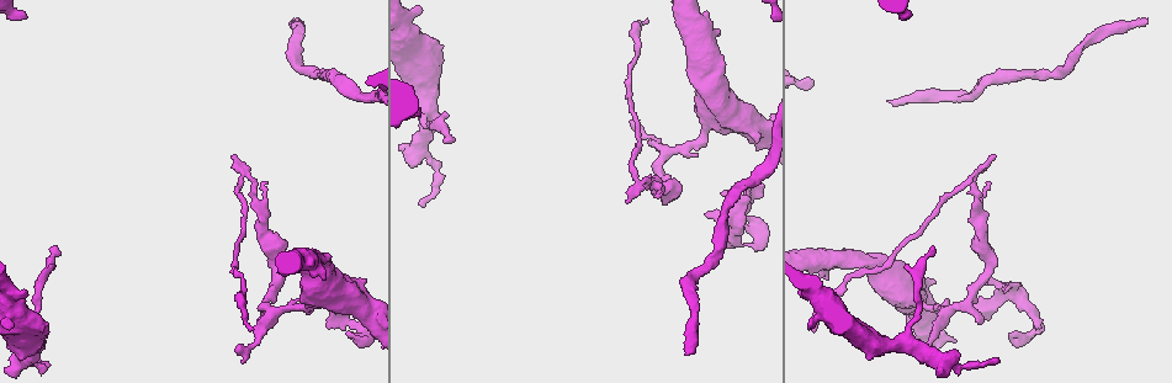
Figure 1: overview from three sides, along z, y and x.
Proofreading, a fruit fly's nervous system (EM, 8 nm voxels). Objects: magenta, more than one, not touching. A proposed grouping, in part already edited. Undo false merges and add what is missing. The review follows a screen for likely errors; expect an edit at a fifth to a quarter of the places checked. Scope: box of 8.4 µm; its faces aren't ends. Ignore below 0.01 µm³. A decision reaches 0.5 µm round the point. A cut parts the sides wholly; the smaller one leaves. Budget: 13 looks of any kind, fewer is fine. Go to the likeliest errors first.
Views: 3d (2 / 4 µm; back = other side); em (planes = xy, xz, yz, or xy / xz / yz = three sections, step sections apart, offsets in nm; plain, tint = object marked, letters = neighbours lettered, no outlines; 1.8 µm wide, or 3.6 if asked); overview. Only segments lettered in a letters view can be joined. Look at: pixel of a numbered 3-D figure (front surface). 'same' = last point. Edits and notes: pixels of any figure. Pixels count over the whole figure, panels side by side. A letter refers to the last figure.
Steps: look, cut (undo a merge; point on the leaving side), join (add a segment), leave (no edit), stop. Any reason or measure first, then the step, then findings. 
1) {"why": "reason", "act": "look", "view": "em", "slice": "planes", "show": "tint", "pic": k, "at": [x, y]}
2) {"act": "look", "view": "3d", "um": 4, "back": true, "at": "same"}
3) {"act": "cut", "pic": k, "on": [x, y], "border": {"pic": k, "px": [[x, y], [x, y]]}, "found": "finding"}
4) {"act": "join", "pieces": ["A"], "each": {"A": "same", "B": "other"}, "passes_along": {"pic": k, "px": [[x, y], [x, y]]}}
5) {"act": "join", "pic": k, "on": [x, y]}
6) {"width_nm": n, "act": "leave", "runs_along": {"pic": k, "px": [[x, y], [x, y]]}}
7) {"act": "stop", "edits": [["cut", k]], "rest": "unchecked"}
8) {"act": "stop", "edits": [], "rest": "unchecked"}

{"why": "an open end", "act": "look", "view": "em", "slice": "planes", "show": "tint", "pic": 1, "at": [1005, 290]}

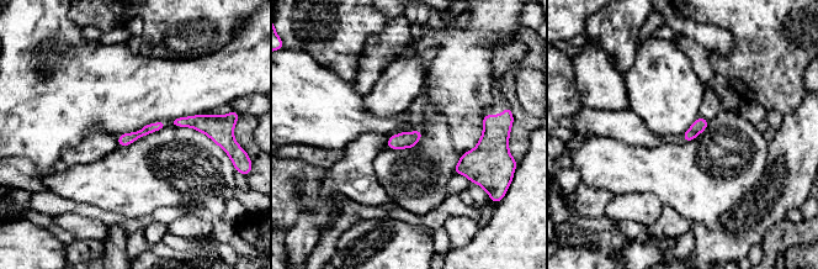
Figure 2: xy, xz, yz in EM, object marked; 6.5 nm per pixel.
{"act": "look", "view": "em", "slice": "planes", "show": "letters", "at": "same"}

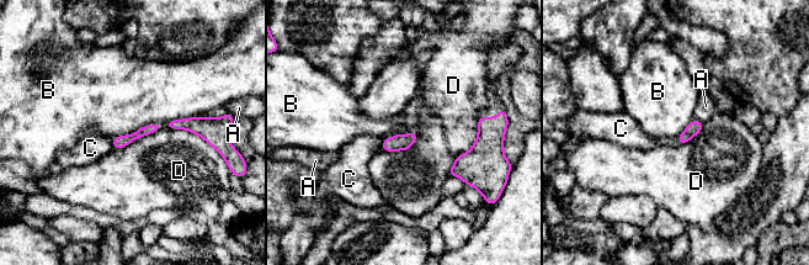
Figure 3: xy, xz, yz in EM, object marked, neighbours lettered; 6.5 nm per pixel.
{"width_nm": 90, "act": "leave", "each": {"A": "other", "B": "other", "C": "other", "D": "other"}, "runs_along": {"pic": 3, "px": [[202, 131], [164, 125], [115, 142]]}, "found": "no lettered segment goes on from it"}

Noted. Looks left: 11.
{"why": "thin end", "act": "look", "view": "3d", "um": 2, "pic": 1, "at": [932, 249]}

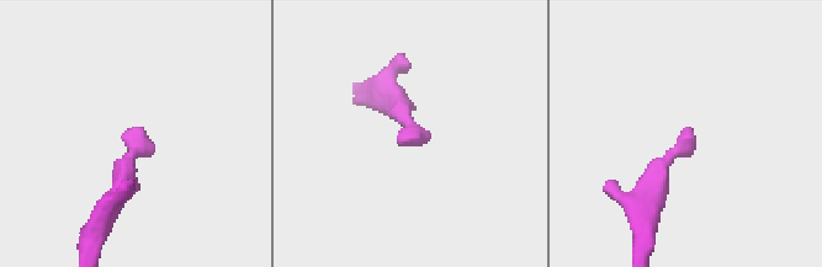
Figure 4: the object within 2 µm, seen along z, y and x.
{"act": "look", "view": "em", "slice": "planes", "show": "tint", "pic": 4, "at": [132, 130]}

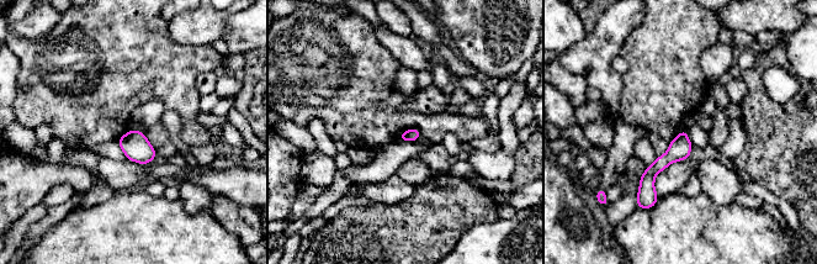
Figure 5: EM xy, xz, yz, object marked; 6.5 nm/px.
{"act": "look", "view": "em", "slice": "planes", "show": "letters", "at": "same"}

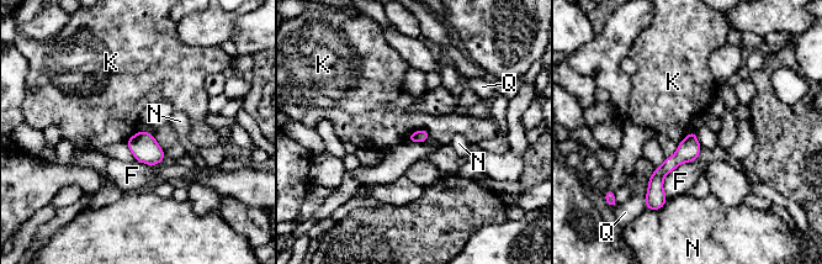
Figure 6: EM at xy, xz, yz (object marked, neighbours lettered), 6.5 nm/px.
{"act": "leave", "each": {"F": "other", "K": "other", "N": "other", "Q": "other"}, "border": {"pic": 6, "px": [[430, 135], [415, 130], [406, 140]]}, "found": "none of them fits"}

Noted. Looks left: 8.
{"why": "an open end", "act": "look", "view": "3d", "um": 4, "pic": 1, "at": [689, 354]}

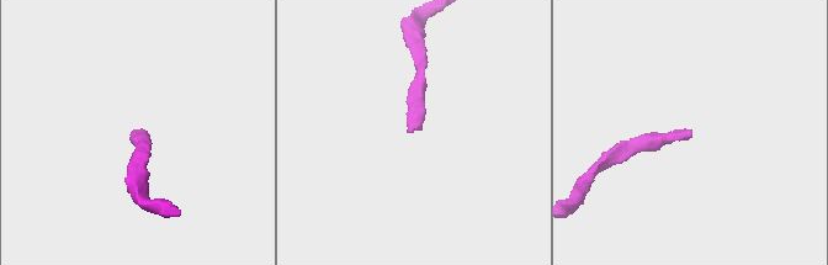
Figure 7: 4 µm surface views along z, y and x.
{"why": "shape alone is not enough", "act": "look", "view": "em", "slice": "yz", "step": 16, "show": "letters", "pic": 7, "at": [412, 132]}

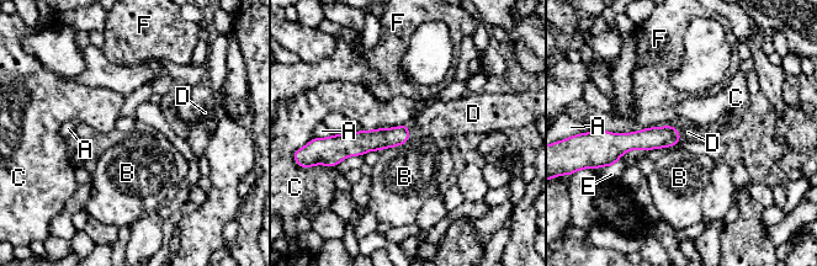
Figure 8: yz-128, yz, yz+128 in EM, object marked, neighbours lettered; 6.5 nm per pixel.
{"why": "another direction", "act": "look", "view": "em", "slice": "planes", "show": "letters", "at": "same"}

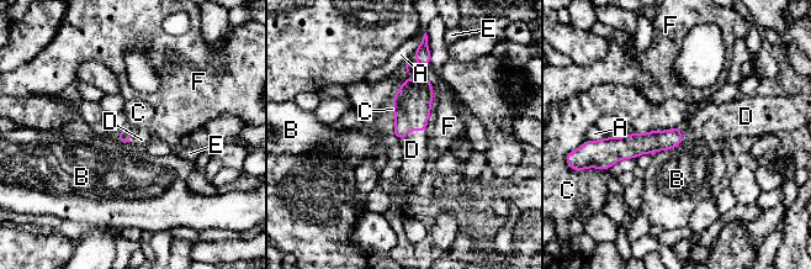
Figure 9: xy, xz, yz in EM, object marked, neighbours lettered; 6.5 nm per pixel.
{"act": "join", "pieces": ["D"], "each": {"A": "other", "B": "other", "C": "other", "D": "same", "E": "other", "F": "other"}, "passes_along": {"pic": 9, "px": [[412, 104], [411, 131], [412, 149]]}, "found": "it goes on there"}

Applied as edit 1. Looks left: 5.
{"why": "redraw", "act": "look", "view": "overview"}

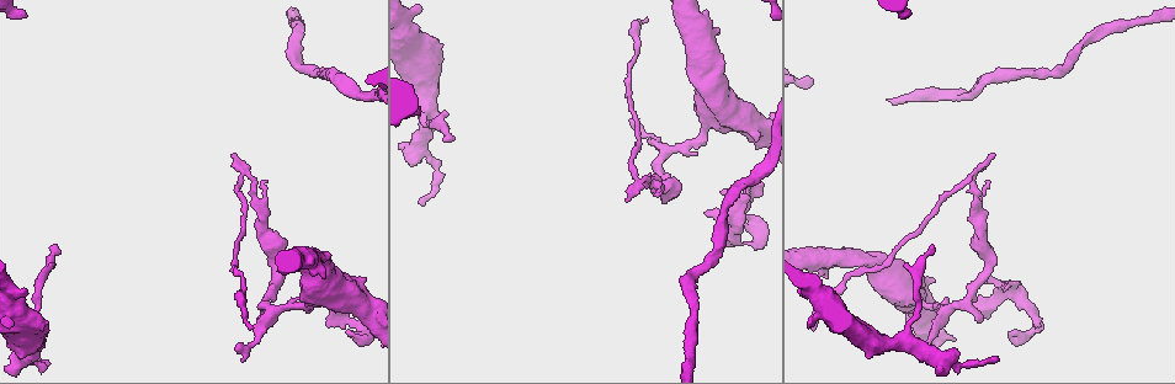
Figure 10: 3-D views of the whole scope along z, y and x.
{"why": "long arm stops here", "act": "look", "view": "em", "slice": "planes", "show": "letters", "pic": 10, "at": [646, 17]}

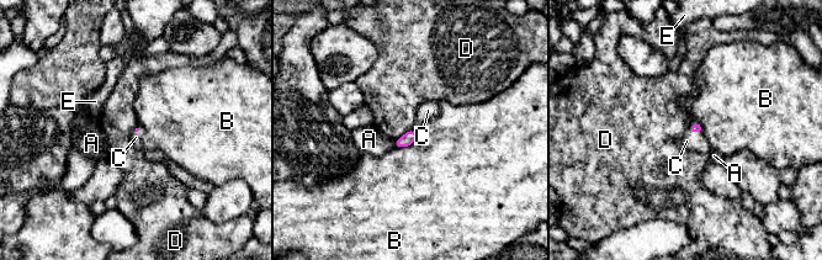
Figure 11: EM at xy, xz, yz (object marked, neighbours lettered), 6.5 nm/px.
{"act": "join", "pieces": ["C"], "each": {"A": "other", "B": "other", "C": "same", "D": "other", "E": "other"}, "passes_along": {"pic": 11, "px": [[696, 127], [695, 132], [689, 139]]}, "found": "the neuron continues"}

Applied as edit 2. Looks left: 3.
{"why": "long arm stops here", "act": "look", "view": "em", "slice": "planes", "show": "letters", "pic": 10, "at": [22, 16]}

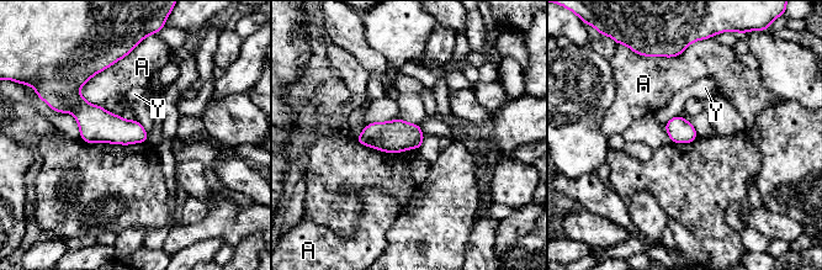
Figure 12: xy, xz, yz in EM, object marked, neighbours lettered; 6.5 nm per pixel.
{"act": "leave", "each": {"A": "other", "Y": "other"}, "border": {"pic": 12, "px": [[678, 115], [663, 125]]}, "found": "no lettered segment goes on from it"}

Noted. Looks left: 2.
{"act": "stop", "edits": [["join", 9], ["join", 11]], "rest": "unchecked"}

